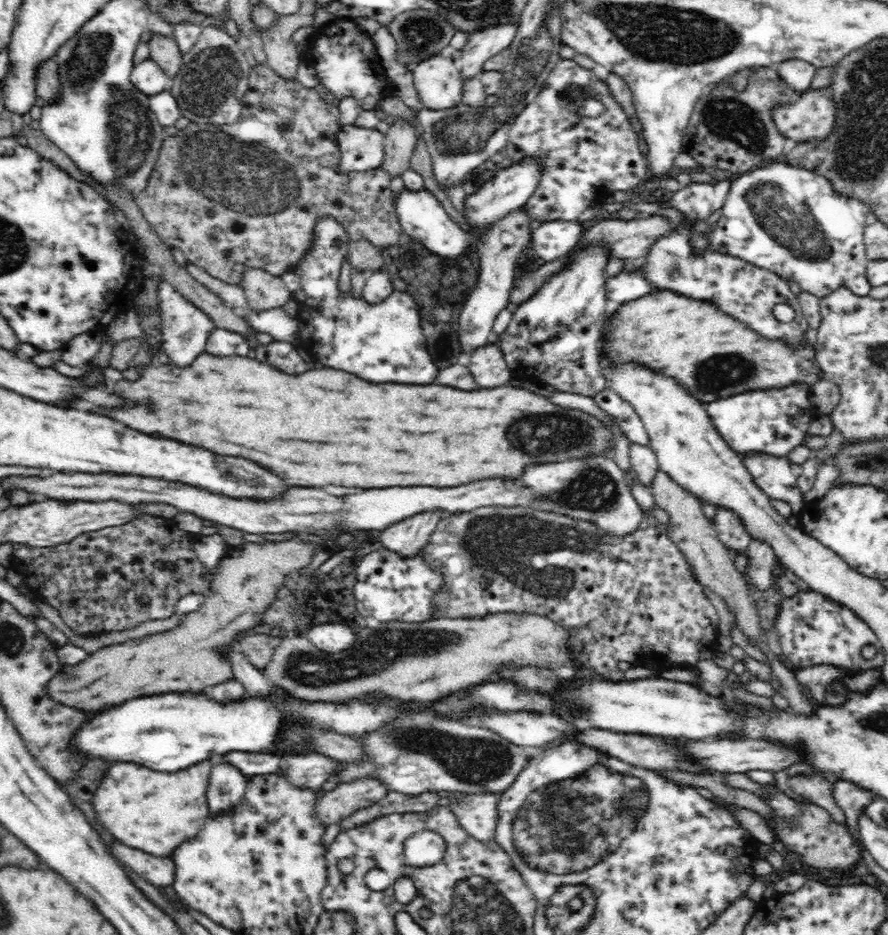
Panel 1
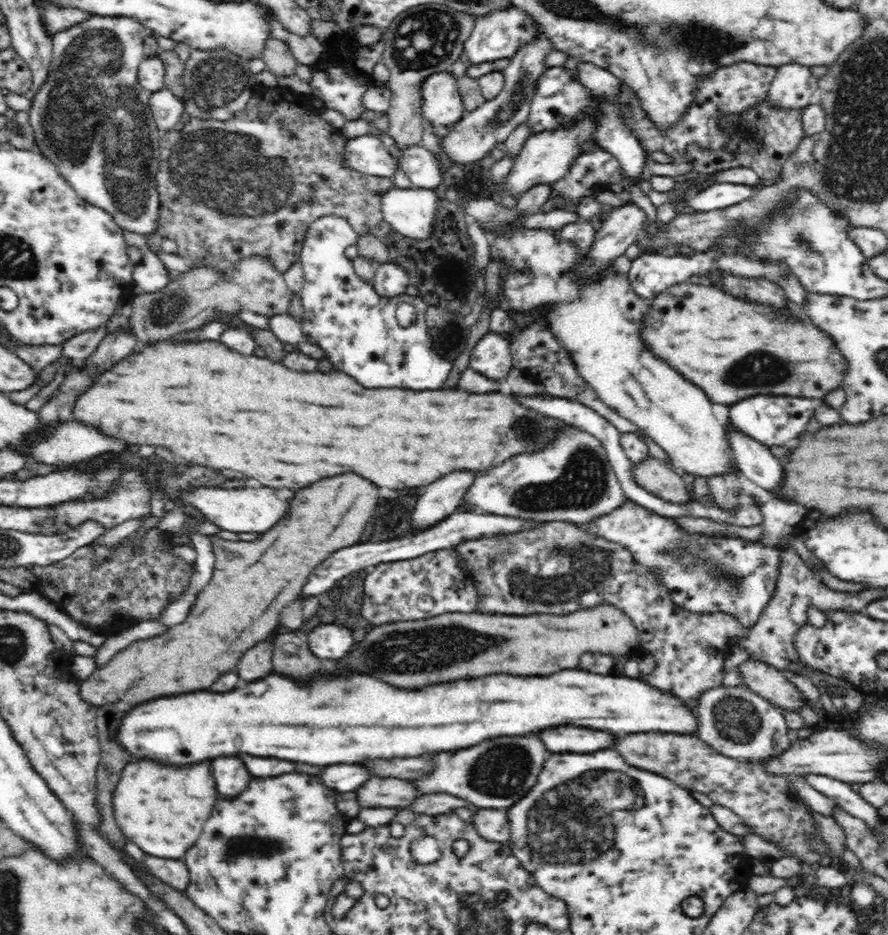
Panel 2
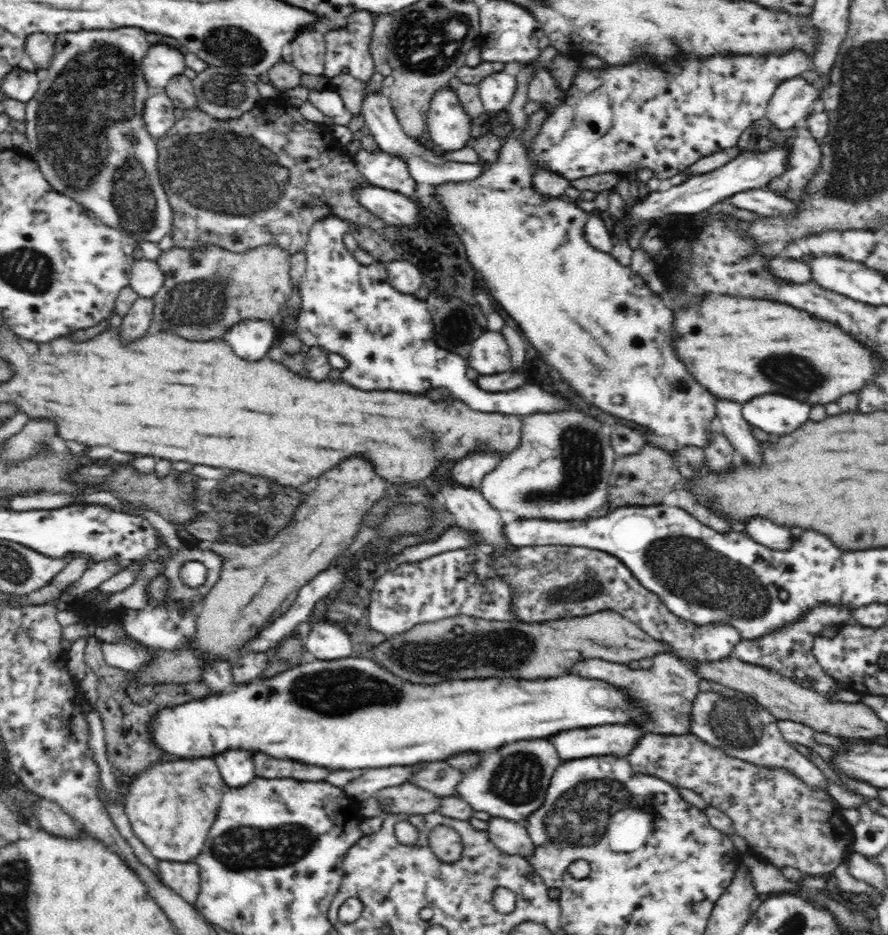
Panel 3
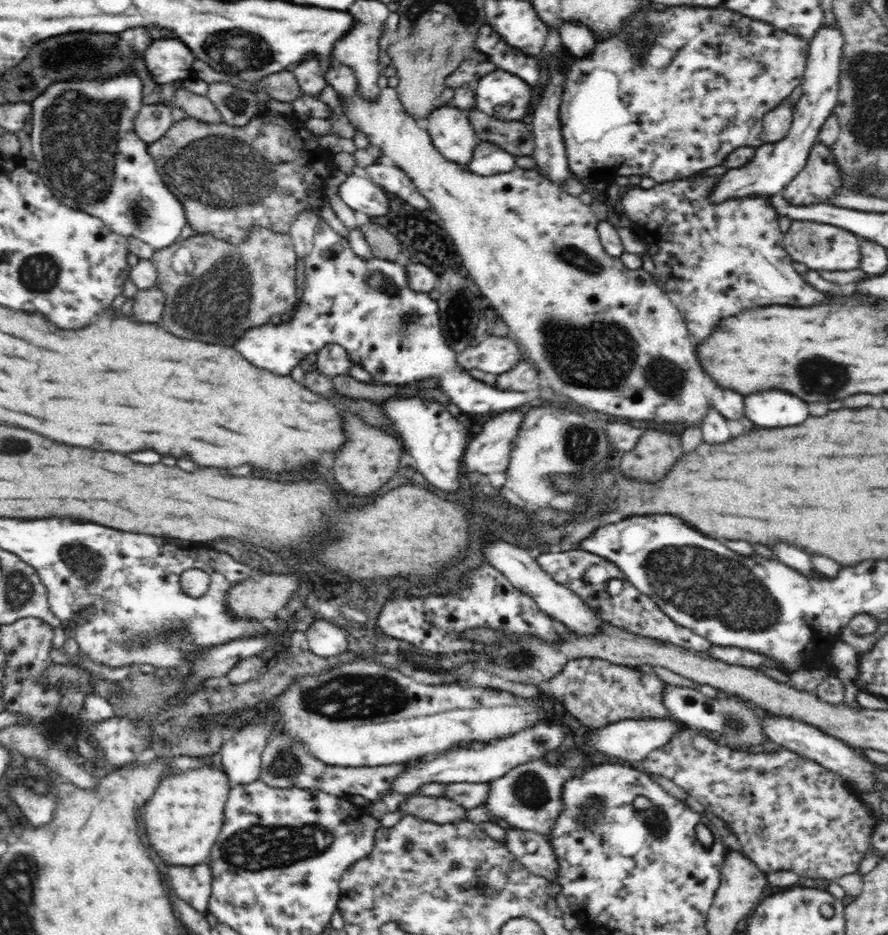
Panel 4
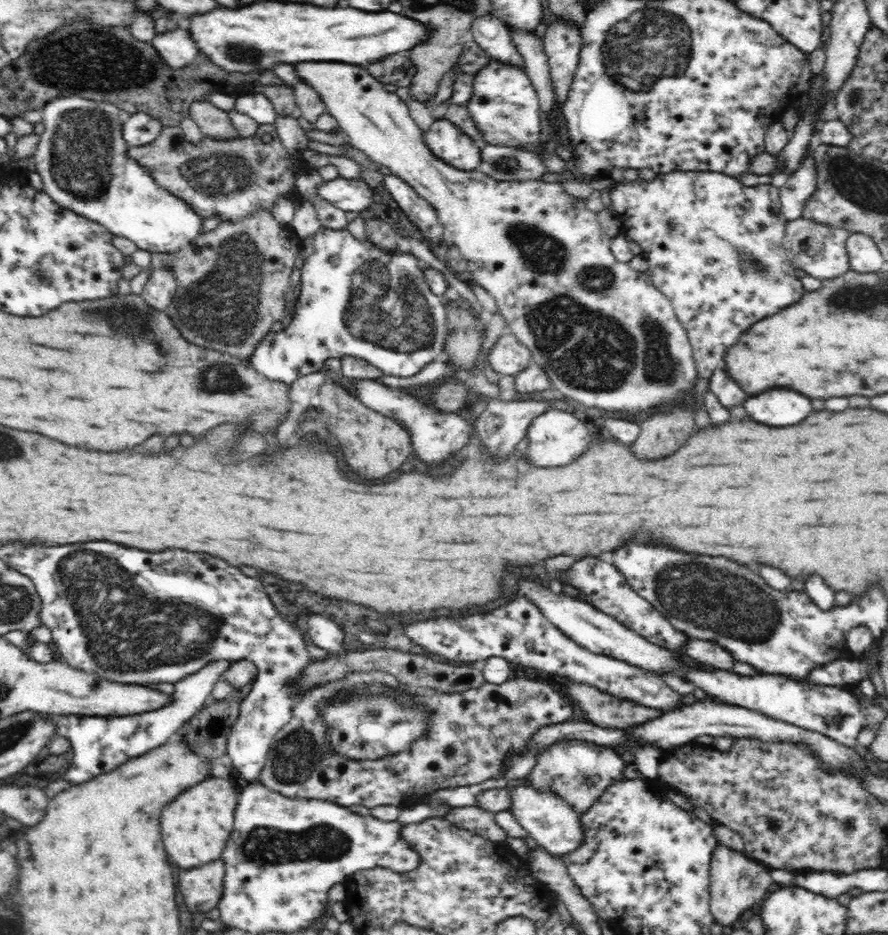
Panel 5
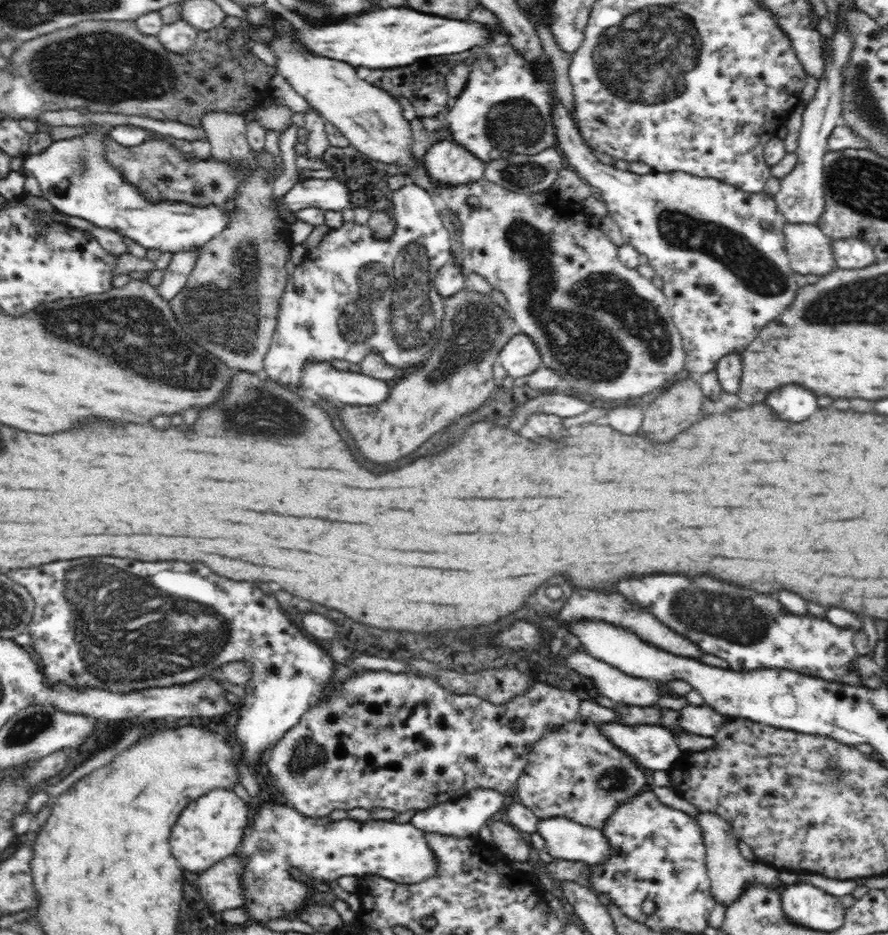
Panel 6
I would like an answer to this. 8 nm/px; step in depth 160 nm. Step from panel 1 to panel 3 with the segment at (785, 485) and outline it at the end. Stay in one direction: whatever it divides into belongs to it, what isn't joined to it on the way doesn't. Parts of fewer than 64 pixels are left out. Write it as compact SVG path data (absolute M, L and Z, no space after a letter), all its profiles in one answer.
M715 400L718 420L722 422L724 436L732 442L736 452L744 456L748 462L762 462L760 458L760 444L750 432L750 424L742 418L742 403L730 400Z

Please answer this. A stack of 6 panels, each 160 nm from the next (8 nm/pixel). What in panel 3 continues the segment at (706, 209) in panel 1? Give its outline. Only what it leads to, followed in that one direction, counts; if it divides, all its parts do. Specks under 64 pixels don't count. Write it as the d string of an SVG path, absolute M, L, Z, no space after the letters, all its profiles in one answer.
M756 188L728 196L728 200L738 208L750 210L763 216L794 216L796 203L768 188Z

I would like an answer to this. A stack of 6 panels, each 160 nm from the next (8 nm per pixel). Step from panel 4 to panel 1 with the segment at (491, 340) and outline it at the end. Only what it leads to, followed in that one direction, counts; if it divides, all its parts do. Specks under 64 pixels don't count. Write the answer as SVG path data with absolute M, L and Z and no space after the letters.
M494 339L472 351L468 368L482 388L502 386L508 382L510 376L504 353L494 343Z

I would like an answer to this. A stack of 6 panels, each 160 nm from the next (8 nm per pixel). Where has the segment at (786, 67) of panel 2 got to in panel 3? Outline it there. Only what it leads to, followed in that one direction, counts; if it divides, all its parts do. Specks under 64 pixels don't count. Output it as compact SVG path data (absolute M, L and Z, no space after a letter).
M800 76L784 80L769 101L765 117L775 124L775 128L786 130L803 123L810 114L808 107L820 97L814 83L808 83Z

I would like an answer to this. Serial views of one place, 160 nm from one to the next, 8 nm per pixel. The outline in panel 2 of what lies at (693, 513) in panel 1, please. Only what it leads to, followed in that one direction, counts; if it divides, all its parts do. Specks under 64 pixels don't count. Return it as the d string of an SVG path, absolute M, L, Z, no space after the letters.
M651 455L648 460L635 464L634 479L636 484L650 491L654 496L673 504L682 505L692 502L681 473Z

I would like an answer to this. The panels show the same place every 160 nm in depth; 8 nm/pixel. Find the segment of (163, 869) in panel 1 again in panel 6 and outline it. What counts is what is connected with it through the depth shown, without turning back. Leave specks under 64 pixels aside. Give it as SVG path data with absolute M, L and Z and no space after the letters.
M234 854L198 873L199 896L214 915L223 910L240 908L244 904L244 887L240 877L244 864L244 857L240 859L240 855Z

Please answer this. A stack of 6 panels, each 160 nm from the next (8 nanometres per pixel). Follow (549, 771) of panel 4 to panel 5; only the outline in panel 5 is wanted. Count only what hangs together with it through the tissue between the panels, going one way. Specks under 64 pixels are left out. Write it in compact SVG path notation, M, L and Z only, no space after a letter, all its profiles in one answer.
M522 780L523 784L510 791L510 812L520 826L536 840L537 844L546 849L551 855L566 856L582 846L584 827L580 823L579 814L561 797L553 792L540 792L529 781Z

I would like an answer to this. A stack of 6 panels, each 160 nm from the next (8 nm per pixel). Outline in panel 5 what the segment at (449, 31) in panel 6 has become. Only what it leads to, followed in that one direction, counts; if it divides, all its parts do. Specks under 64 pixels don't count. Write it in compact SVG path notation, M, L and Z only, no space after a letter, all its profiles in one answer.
M258 2L240 10L214 10L196 16L186 28L200 55L231 73L272 70L280 62L335 62L353 65L380 62L390 54L412 50L428 40L428 28L394 12L362 12L356 8L318 8L288 2Z

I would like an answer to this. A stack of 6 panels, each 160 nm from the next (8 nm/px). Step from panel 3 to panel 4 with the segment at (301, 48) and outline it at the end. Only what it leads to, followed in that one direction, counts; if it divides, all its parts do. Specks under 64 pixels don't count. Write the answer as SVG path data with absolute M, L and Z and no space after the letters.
M315 56L298 63L293 73L304 95L318 98L327 85L324 71L329 66L331 64L328 61L318 60Z

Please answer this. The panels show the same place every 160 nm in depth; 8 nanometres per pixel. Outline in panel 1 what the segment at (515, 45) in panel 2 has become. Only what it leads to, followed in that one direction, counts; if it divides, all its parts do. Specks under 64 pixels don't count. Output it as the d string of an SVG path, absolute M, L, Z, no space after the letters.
M500 24L482 31L474 31L468 36L462 56L458 60L460 72L467 78L478 76L488 58L506 50L515 40L519 24Z

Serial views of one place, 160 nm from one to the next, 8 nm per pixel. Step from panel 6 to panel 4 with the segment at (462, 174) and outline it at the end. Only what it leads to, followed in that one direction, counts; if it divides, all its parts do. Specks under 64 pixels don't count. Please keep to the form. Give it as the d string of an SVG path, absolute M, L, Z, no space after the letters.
M452 104L435 108L425 123L432 144L445 159L461 166L472 160L474 148L480 140L463 111Z

